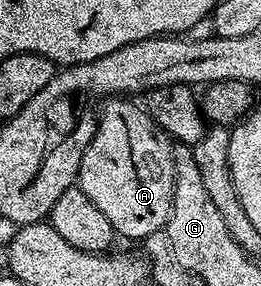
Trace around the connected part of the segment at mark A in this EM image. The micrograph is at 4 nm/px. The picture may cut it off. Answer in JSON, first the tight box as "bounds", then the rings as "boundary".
{"bounds":[78,97,176,239],"boundary":[[[112,97],[99,108],[96,132],[86,153],[82,153],[78,186],[82,193],[86,193],[86,197],[90,197],[90,201],[94,201],[94,205],[98,205],[98,209],[102,209],[106,221],[110,221],[117,236],[144,239],[155,231],[165,230],[176,180],[176,163],[172,160],[172,149],[169,136],[156,126],[147,110],[141,104],[139,107],[131,98]]]}

